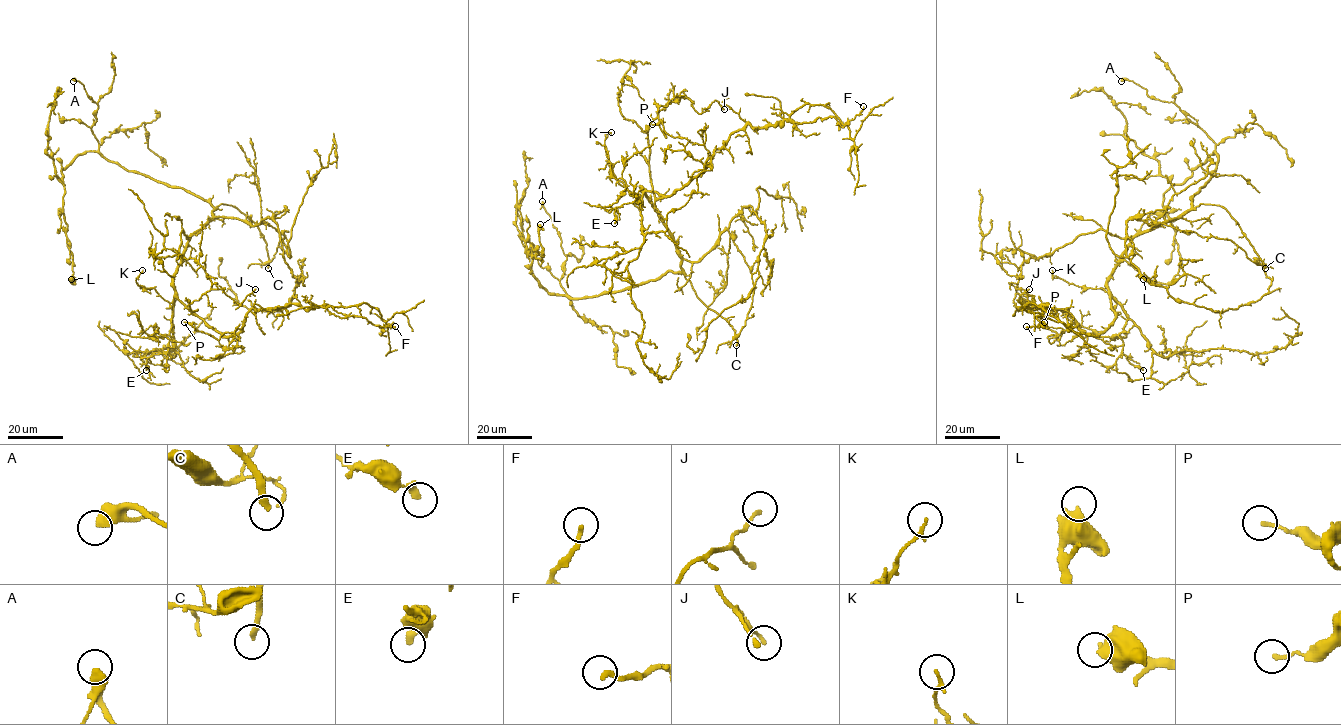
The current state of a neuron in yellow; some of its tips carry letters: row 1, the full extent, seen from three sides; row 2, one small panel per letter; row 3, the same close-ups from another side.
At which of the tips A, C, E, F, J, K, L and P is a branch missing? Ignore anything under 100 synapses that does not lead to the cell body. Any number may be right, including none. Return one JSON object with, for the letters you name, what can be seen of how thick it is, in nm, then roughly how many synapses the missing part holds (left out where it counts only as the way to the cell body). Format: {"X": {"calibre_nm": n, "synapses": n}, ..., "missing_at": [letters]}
{"C": {"calibre_nm": 240}, "missing_at": ["C"]}

